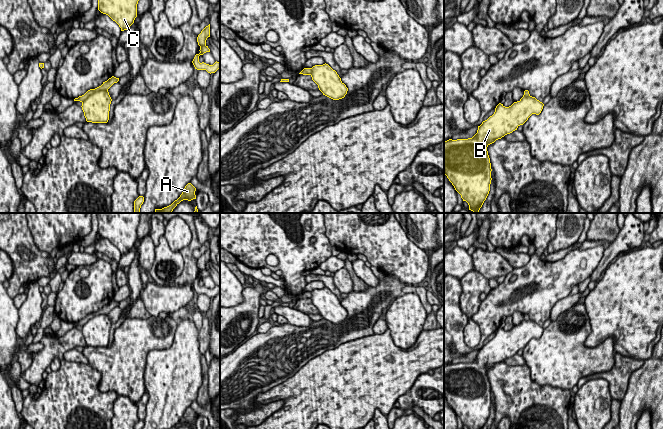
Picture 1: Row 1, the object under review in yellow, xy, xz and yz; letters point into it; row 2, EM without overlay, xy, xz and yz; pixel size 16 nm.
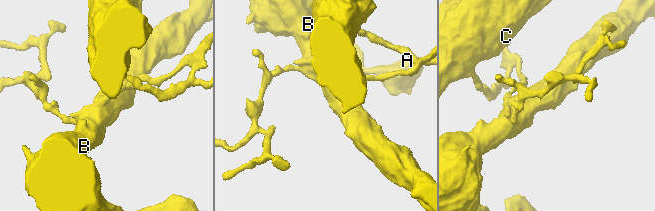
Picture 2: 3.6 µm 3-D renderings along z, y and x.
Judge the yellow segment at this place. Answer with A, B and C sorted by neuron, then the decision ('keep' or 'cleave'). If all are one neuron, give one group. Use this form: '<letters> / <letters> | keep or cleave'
A B / C | cleave

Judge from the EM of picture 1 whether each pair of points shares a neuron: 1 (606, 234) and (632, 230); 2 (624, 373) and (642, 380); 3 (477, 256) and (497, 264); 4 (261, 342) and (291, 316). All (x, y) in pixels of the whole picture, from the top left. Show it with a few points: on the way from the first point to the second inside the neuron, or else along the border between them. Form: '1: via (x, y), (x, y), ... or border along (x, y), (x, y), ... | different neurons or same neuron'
1: border along (620, 229), (617, 237), (605, 249) | different neurons
2: border along (644, 361), (631, 374), (627, 391), (623, 397) | different neurons
3: via (482, 259), (488, 264), (492, 264) | same neuron
4: border along (288, 322), (299, 326), (308, 326), (312, 322) | different neurons

